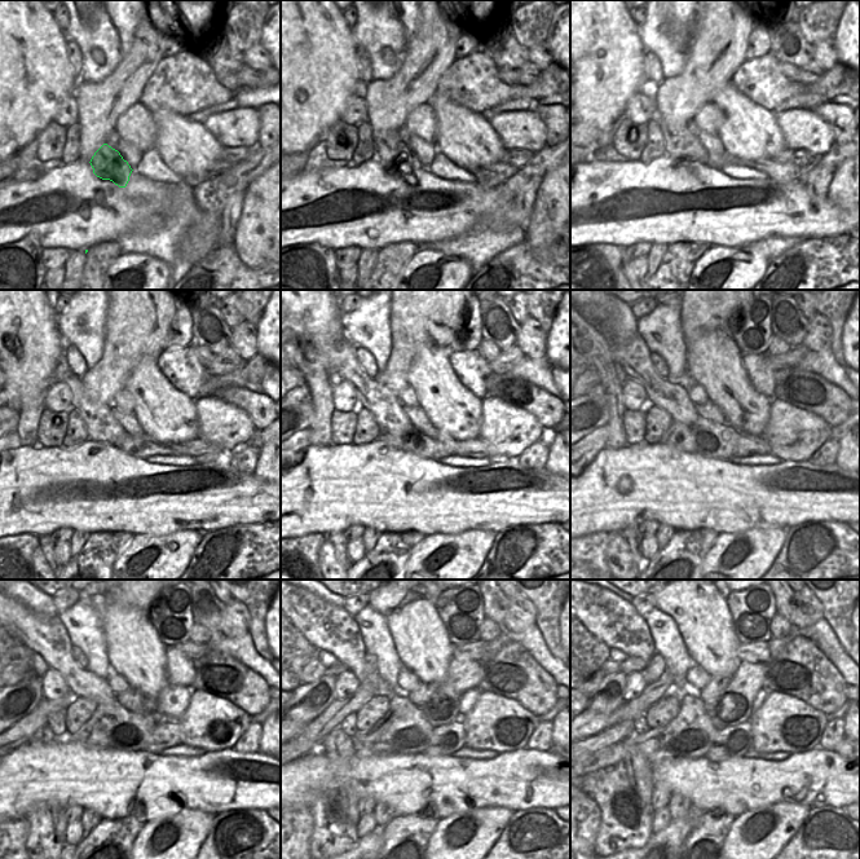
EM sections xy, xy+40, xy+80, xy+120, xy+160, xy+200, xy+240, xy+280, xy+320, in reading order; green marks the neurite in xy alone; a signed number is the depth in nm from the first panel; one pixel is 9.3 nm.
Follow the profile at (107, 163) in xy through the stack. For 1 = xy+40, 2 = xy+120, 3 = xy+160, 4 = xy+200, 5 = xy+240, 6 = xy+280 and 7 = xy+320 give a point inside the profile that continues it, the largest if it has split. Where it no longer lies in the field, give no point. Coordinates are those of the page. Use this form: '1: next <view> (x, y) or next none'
1: next xy+40 (391, 152)
2: next xy+120 (101, 426)
3: next xy+160 (384, 405)
4: next xy+200 (634, 356)
5: next xy+240 (47, 635)
6: next xy+280 (330, 628)
7: next xy+320 (608, 617)

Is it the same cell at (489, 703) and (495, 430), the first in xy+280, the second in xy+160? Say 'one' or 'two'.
one

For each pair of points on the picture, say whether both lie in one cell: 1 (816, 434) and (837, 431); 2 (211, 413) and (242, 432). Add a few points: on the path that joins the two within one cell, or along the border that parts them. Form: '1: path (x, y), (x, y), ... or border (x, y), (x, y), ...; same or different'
1: border (830, 427), (833, 435); different
2: path (219, 421), (234, 427); same

